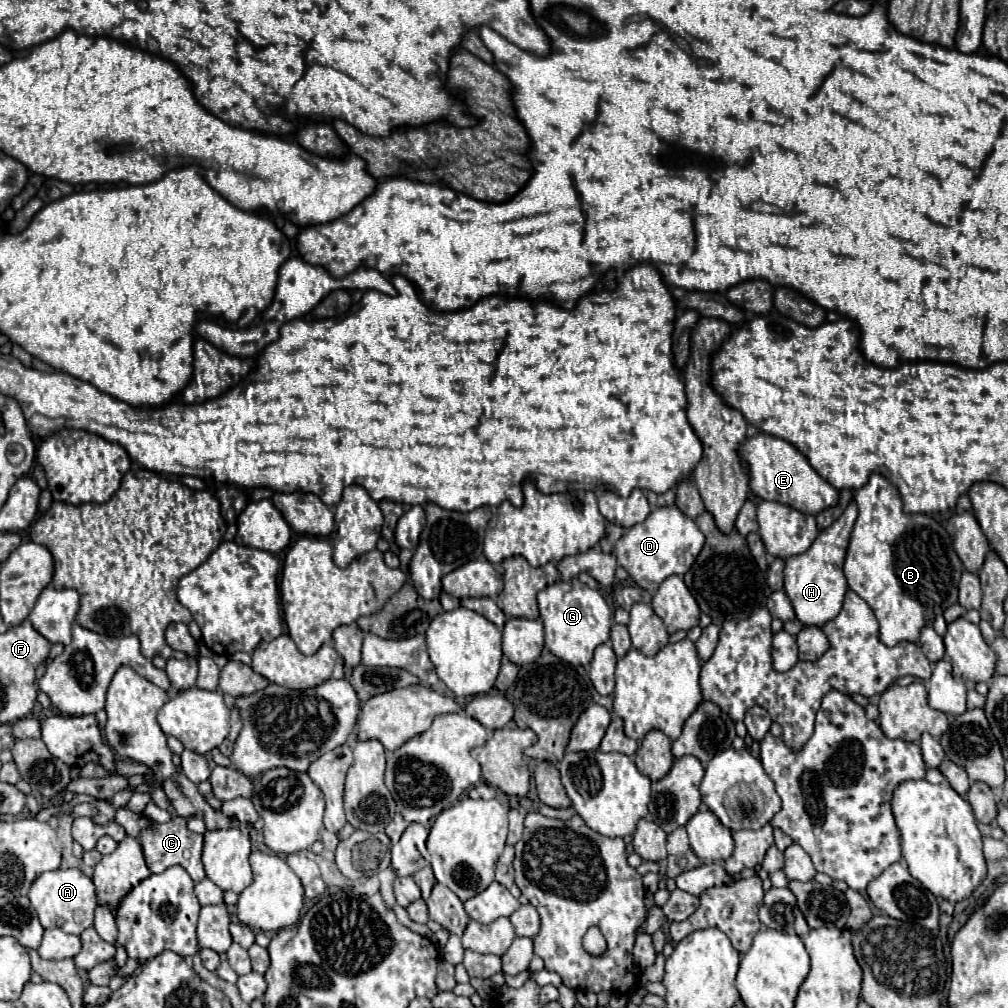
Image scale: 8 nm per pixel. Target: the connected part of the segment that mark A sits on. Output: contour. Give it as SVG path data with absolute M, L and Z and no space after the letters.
M57 869L43 873L41 877L35 879L29 891L31 905L39 913L41 925L45 929L57 927L65 933L79 935L87 927L93 925L93 911L97 907L97 895L95 895L95 885L91 877L87 877L81 869Z

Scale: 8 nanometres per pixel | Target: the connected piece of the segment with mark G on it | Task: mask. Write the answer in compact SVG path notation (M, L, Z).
M579 579L555 581L537 595L539 619L545 627L545 645L555 657L567 661L569 665L589 667L593 651L597 645L609 641L609 631L613 623L613 611L605 603L599 591L589 589Z

